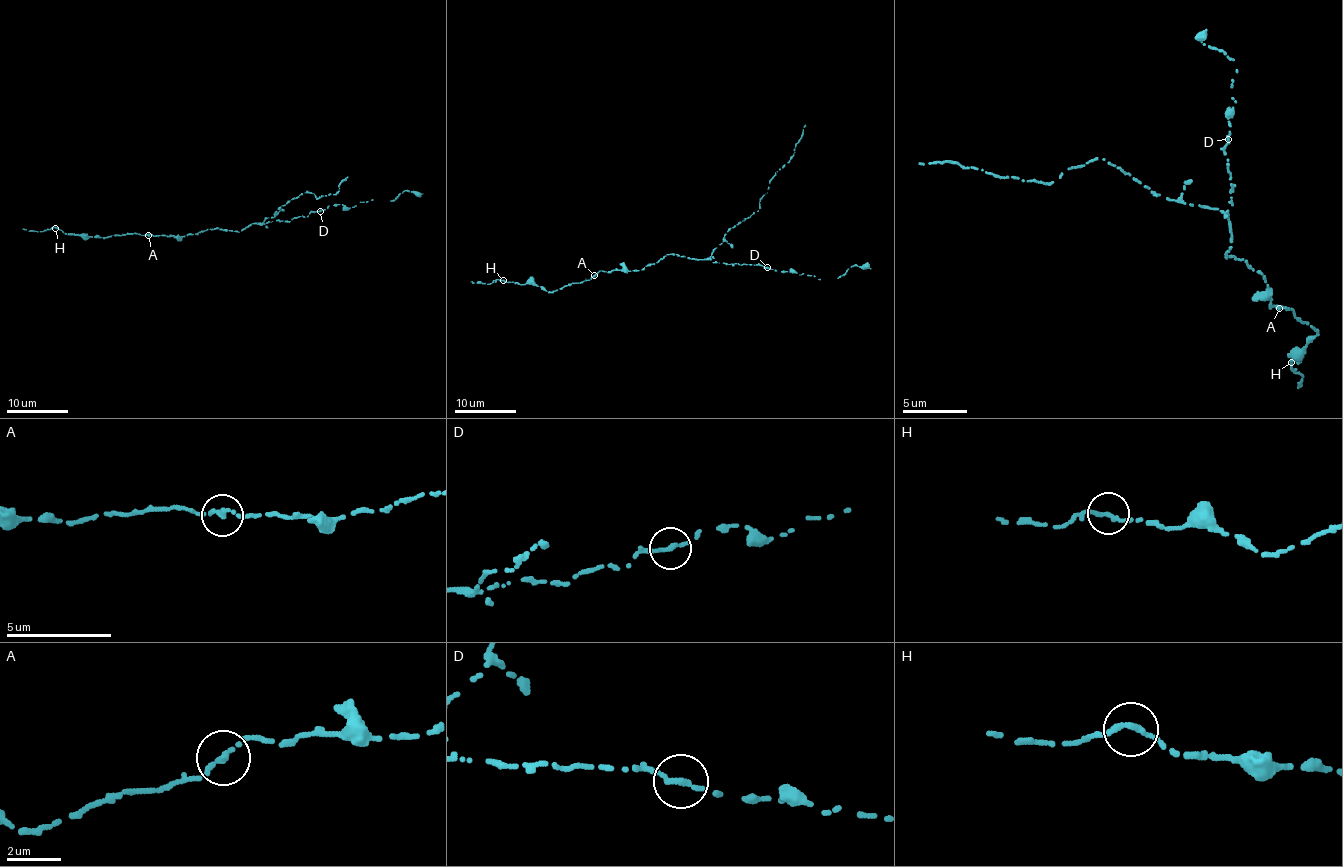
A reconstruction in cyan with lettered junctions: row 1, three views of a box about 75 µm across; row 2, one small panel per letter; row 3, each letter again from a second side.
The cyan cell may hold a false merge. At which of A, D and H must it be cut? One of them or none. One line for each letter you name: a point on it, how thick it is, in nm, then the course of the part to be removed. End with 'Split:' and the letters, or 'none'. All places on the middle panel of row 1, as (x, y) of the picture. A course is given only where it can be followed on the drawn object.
Split: none

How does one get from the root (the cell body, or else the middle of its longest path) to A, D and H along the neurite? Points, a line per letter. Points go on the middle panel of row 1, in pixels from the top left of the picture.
A: (678, 254), (664, 255), (638, 270), (598, 270), (594, 275)
D: (678, 254), (690, 259), (767, 267)
H: (678, 254), (664, 255), (638, 270), (598, 270), (590, 280), (552, 292), (533, 284), (503, 280)

